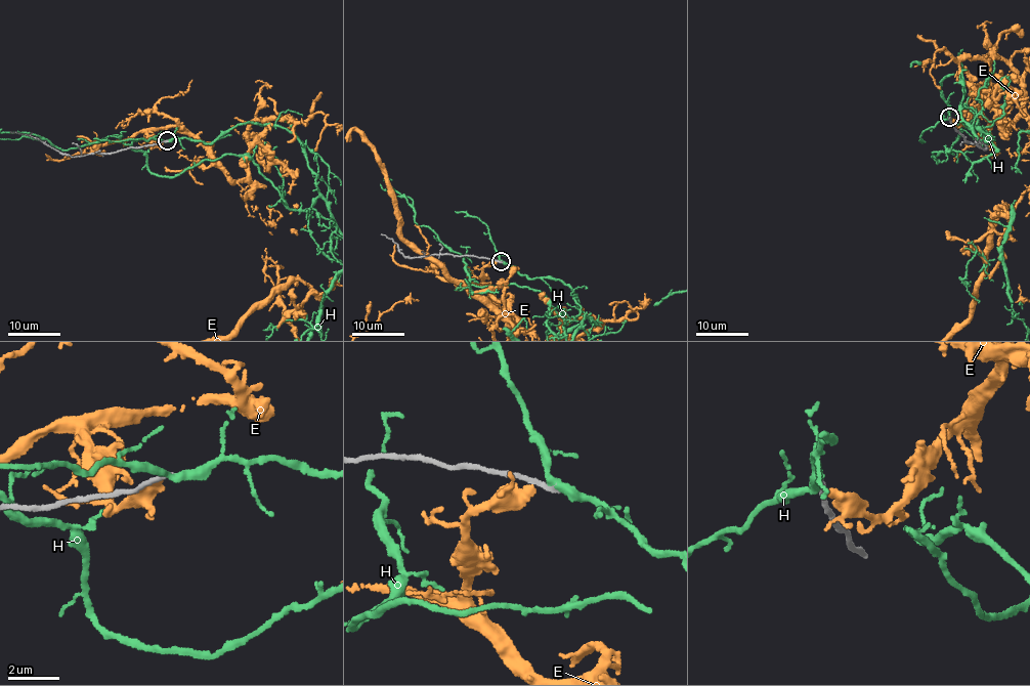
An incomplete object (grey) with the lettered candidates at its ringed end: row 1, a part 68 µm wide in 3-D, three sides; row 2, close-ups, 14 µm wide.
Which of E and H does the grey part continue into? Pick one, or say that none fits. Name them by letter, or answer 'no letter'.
H

